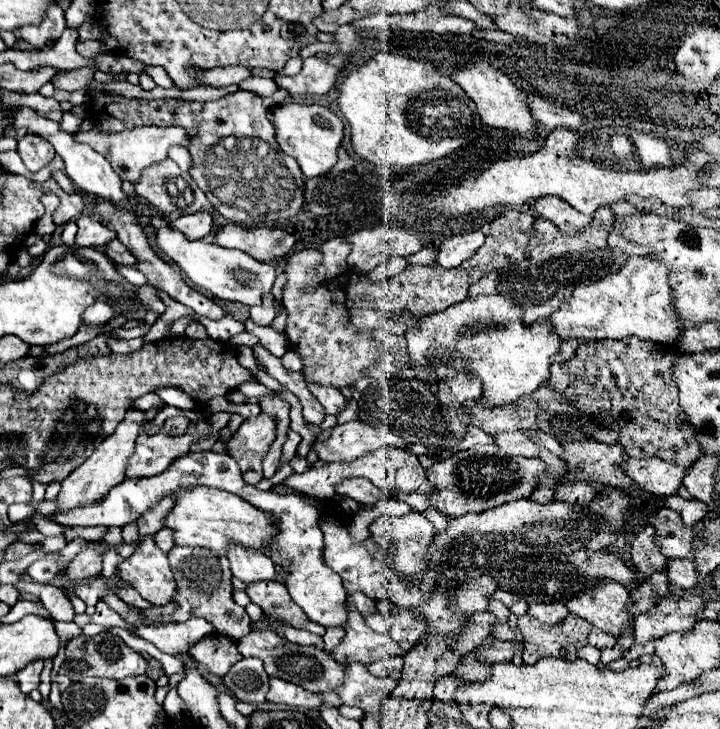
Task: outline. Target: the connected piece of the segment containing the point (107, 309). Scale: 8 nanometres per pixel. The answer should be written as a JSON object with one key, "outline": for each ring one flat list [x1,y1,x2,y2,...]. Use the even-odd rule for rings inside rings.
{"outline":[[93,304,83,314,83,324,85,326,103,326,109,320,113,320,115,316,117,316,117,312,109,304]]}

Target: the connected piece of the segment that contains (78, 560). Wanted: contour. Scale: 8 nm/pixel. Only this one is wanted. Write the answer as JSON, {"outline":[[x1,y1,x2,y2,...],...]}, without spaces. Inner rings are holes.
{"outline":[[87,550,87,552,79,552,71,560,71,564,67,568,67,576,71,578,71,582,79,582,85,578,99,576,101,568,103,568,103,552]]}

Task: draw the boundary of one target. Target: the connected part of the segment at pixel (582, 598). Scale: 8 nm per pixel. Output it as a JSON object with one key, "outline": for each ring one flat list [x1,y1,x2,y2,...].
{"outline":[[599,580,595,588,587,588,575,594,571,600,565,600,571,614,581,616,589,624,613,636,619,636,619,632,631,628,633,616,625,610,627,604,627,588,611,580]]}

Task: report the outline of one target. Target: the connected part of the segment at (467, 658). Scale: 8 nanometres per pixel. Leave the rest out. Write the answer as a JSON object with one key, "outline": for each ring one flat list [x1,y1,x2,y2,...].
{"outline":[[465,654,459,662,459,666,453,670,455,676,459,676,461,680,465,682,477,682,477,680,483,680,487,678,489,674,489,664,483,664,479,662,475,656,471,654]]}

